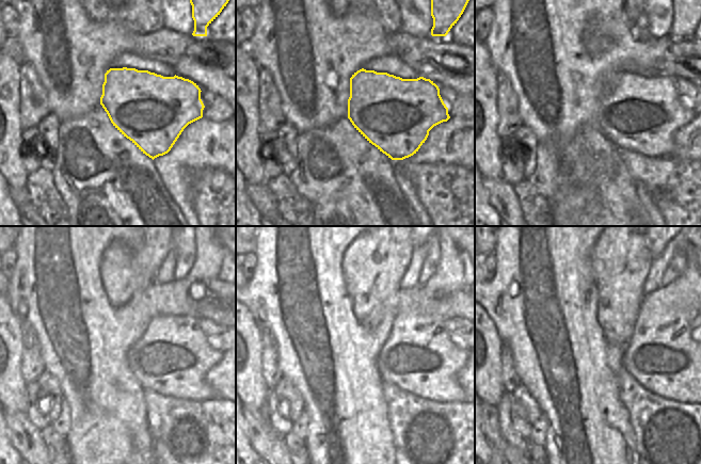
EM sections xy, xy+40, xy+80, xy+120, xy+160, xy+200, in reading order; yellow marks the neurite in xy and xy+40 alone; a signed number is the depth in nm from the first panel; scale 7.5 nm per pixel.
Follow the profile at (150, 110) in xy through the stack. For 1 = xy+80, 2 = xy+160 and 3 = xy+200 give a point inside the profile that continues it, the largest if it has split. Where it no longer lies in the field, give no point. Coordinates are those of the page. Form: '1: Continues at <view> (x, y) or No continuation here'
1: Continues at xy+80 (641, 114)
2: Continues at xy+160 (418, 356)
3: Continues at xy+200 (662, 355)

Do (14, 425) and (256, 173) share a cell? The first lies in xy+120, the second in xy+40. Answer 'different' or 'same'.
different

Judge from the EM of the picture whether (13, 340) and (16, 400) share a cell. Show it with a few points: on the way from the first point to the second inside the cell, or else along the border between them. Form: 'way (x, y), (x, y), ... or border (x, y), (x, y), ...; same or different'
way (11, 355), (11, 385); same

